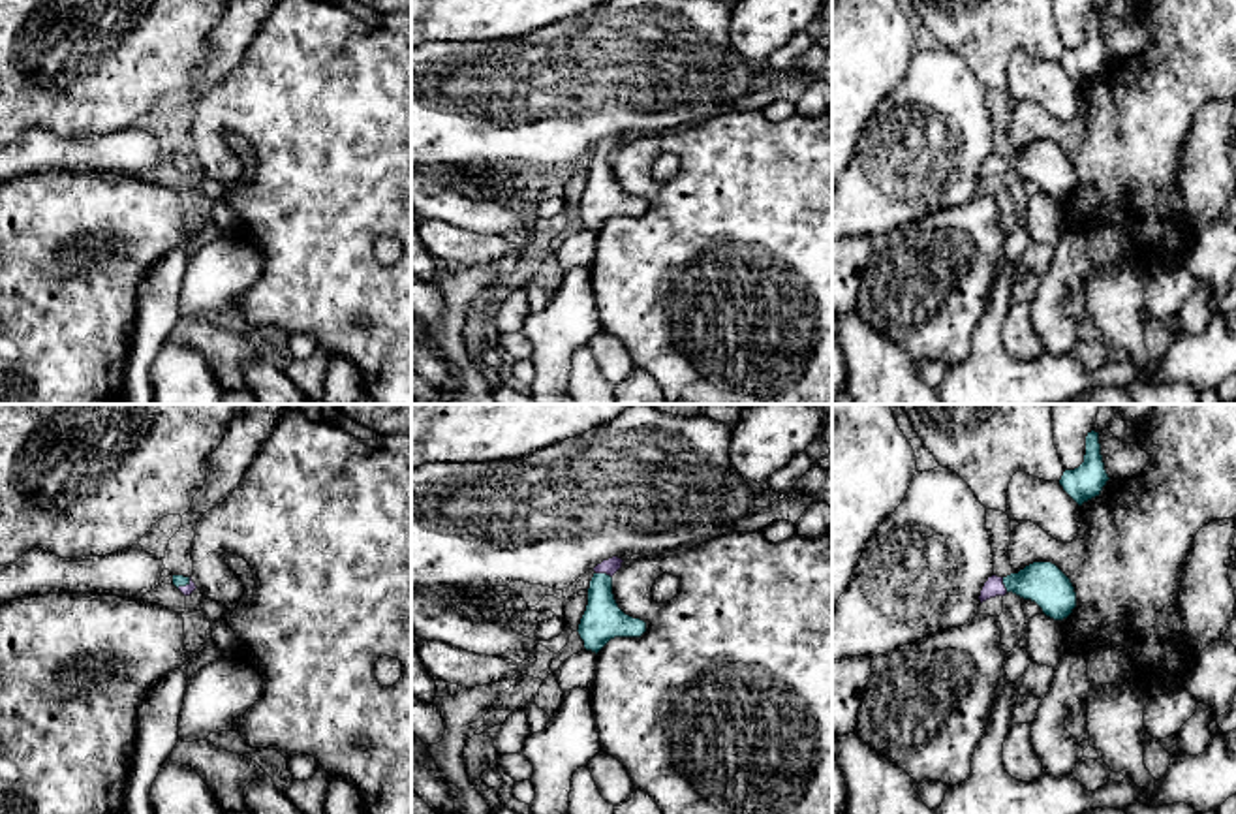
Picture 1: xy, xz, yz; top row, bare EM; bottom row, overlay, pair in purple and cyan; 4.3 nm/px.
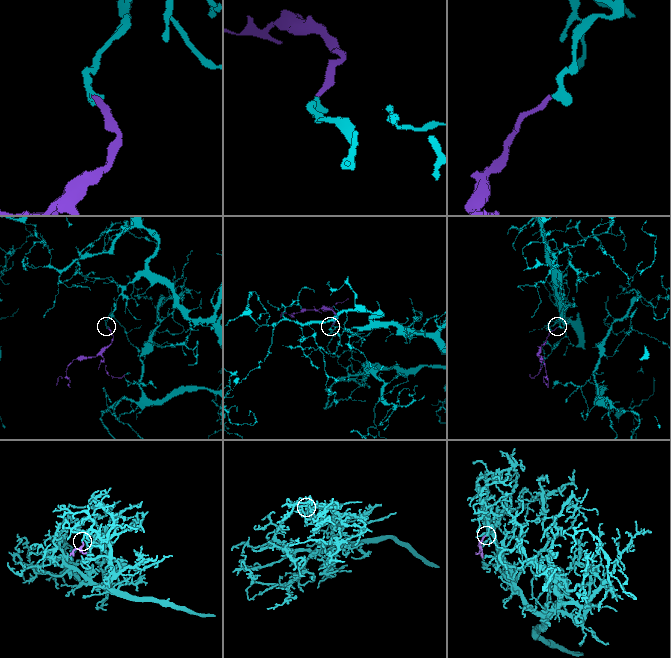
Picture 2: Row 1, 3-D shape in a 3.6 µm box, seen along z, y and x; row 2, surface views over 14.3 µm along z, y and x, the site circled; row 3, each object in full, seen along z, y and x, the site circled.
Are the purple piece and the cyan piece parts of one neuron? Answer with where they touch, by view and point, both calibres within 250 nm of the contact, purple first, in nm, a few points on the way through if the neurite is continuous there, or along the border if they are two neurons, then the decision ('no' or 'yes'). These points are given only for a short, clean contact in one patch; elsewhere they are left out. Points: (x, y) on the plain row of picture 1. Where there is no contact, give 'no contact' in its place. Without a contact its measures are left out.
contact xz (603, 151); calibres 70 and 170 nm; way xz (611, 145), (603, 151), (602, 200); yes

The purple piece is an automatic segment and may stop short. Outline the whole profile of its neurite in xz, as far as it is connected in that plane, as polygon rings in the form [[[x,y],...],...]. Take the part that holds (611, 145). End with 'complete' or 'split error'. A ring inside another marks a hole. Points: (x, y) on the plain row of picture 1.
[[[612,135],[594,147],[588,167],[588,184],[579,203],[584,227],[599,231],[614,216],[641,216],[646,201],[626,194],[612,173],[612,154],[622,147],[622,137]]]; split error

